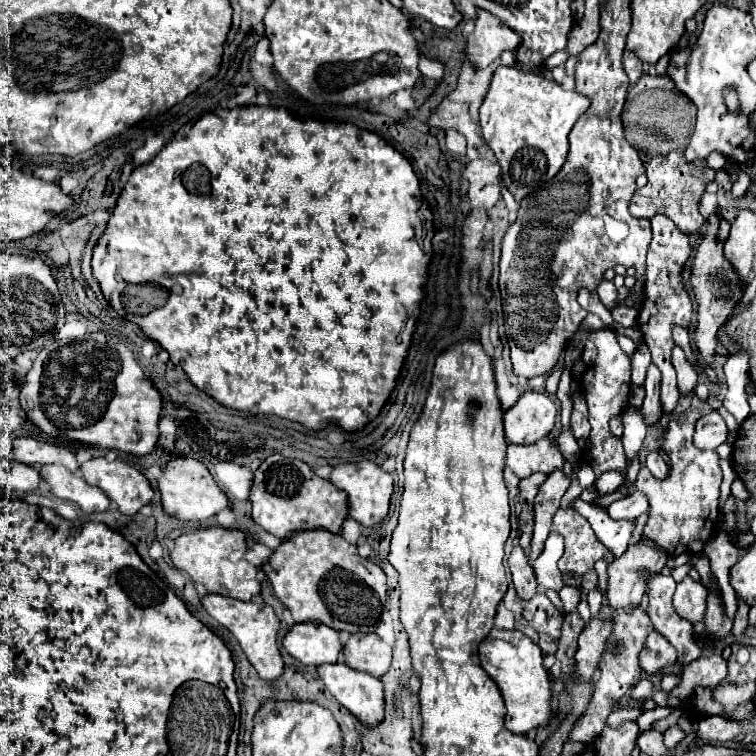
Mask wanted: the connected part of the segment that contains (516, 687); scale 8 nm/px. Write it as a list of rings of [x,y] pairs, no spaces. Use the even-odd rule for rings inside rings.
[[[491,630],[479,646],[479,658],[483,670],[497,682],[505,700],[507,718],[505,726],[513,734],[527,734],[529,730],[547,724],[553,716],[551,676],[543,666],[541,648],[519,630]]]

